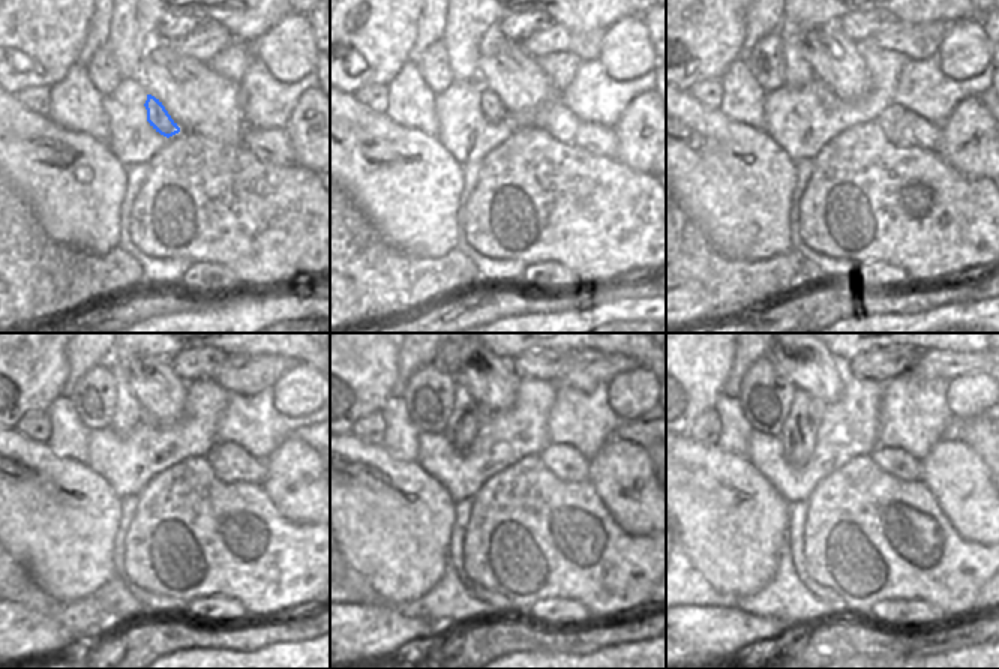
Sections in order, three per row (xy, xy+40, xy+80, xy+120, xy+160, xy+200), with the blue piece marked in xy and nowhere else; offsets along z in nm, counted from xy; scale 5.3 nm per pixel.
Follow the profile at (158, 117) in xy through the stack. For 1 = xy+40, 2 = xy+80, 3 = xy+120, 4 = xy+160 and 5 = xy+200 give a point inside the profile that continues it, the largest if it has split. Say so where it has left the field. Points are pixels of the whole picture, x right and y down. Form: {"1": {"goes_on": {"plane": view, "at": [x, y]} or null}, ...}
{"1": {"goes_on": {"plane": "xy+40", "at": [491, 107]}}, "2": {"goes_on": {"plane": "xy+80", "at": [822, 90]}}, "3": {"goes_on": {"plane": "xy+120", "at": [147, 419]}}, "4": {"goes_on": {"plane": "xy+160", "at": [483, 413]}}, "5": {"goes_on": {"plane": "xy+200", "at": [816, 405]}}}

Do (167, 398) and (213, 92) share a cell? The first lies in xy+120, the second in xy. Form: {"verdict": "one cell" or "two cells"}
{"verdict": "one cell"}

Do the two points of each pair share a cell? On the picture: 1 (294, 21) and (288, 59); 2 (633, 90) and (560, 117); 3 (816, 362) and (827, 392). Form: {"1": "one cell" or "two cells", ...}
{"1": "one cell", "2": "two cells", "3": "one cell"}

